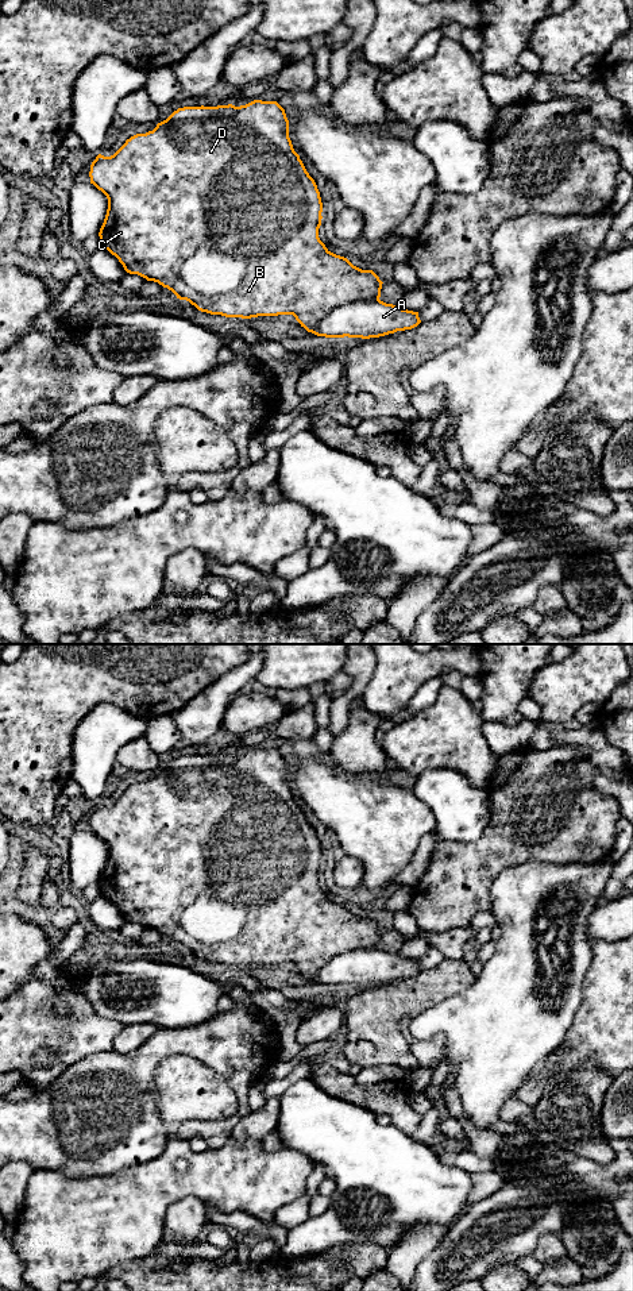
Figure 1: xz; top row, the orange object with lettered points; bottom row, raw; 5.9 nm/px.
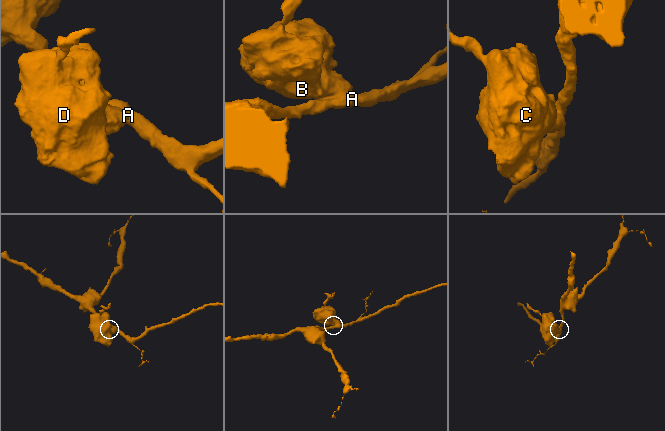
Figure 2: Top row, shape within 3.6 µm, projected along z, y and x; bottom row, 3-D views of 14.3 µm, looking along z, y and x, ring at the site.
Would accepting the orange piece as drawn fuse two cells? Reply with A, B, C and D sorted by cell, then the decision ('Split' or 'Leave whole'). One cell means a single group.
Groups: A / B C D. Split

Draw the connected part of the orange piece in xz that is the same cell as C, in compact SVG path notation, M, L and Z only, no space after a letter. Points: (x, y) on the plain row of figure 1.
M254 748L235 755L184 755L174 759L153 779L136 782L111 805L99 802L90 813L90 832L108 847L108 858L99 885L101 895L115 903L130 922L138 922L171 939L177 947L186 948L198 959L225 966L251 967L258 964L293 963L308 980L340 953L355 949L379 948L382 929L373 918L362 918L347 906L331 901L319 886L323 851L314 828L306 820L289 786L289 768L277 749Z

